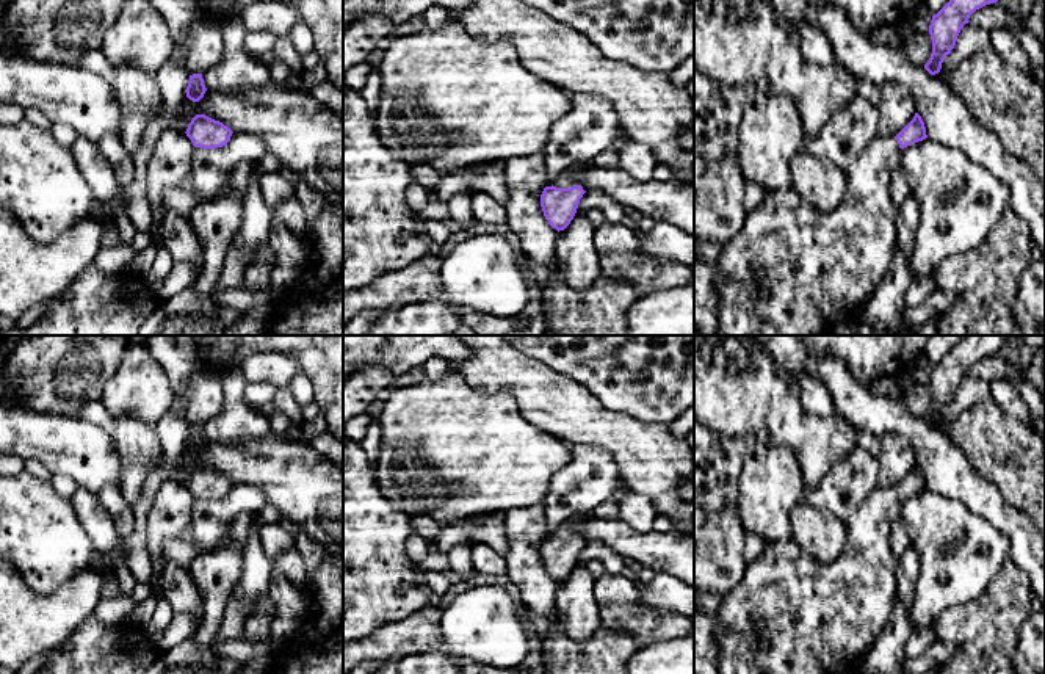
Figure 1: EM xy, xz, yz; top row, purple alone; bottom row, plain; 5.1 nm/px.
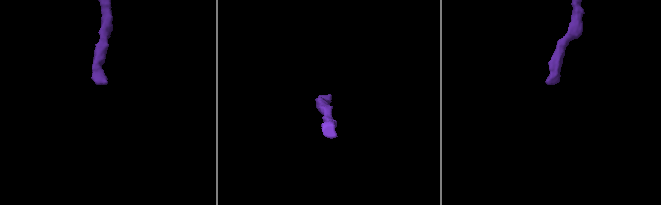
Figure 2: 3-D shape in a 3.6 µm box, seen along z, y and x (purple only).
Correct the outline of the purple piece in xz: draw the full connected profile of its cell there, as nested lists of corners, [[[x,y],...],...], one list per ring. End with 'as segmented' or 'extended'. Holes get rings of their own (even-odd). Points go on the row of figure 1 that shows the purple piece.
[[[575,163],[566,172],[555,179],[551,187],[545,187],[541,194],[541,207],[548,224],[564,230],[573,219],[580,199],[586,193],[580,185],[577,174],[589,165]]] | extended

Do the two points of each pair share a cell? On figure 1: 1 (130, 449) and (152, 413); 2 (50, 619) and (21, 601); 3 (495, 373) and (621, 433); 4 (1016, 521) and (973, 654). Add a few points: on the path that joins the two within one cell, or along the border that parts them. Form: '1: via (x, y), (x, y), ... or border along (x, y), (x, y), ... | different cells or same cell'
1: border along (115, 417), (137, 417), (154, 428) | different cells
2: via (43, 619), (28, 608) | same cell
3: via (527, 380), (550, 402), (589, 422) | same cell
4: border along (1009, 558), (1028, 580) | different cells

